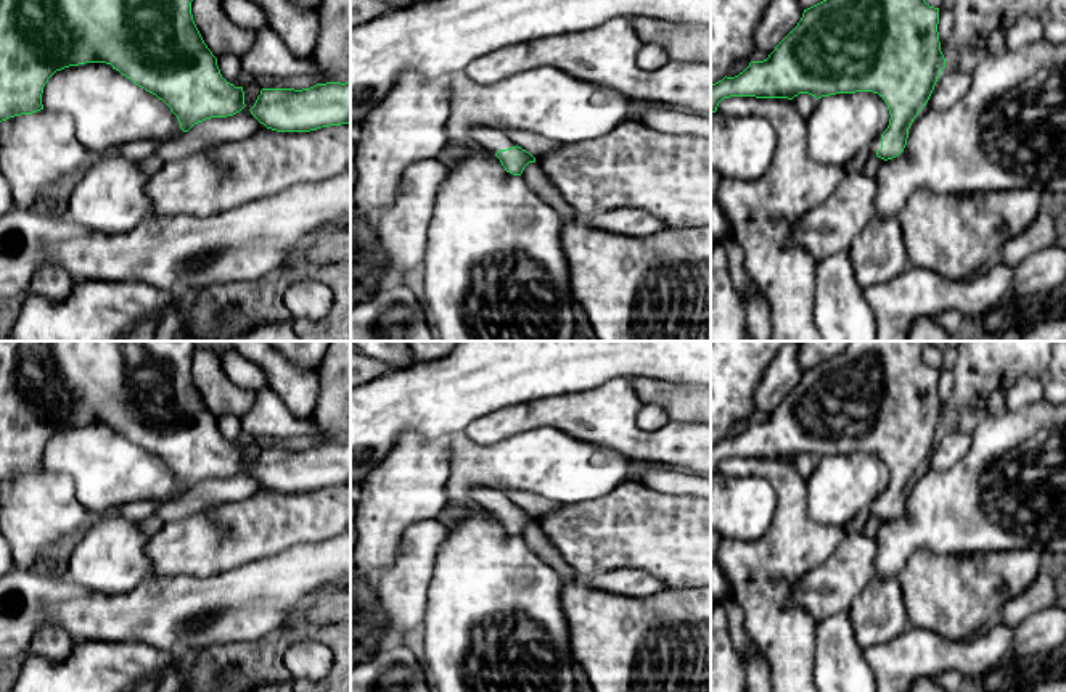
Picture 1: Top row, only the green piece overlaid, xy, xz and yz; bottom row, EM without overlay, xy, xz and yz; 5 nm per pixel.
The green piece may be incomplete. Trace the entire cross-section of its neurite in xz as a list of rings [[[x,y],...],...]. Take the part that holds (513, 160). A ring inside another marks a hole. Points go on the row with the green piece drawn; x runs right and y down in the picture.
[[[474,127],[471,137],[479,148],[492,151],[505,171],[513,175],[521,175],[529,163],[535,163],[535,158],[518,146],[503,130]]]

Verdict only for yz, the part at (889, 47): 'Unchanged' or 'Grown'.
Grown

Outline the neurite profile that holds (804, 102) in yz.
[[[799,93],[793,101],[804,119],[809,117],[817,105],[817,98],[809,93]]]

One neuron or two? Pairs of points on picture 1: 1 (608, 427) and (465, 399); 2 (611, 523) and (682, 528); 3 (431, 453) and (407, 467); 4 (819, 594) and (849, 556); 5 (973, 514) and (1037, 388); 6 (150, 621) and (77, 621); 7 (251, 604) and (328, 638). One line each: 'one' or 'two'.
1: two
2: one
3: one
4: one
5: two
6: one
7: two

